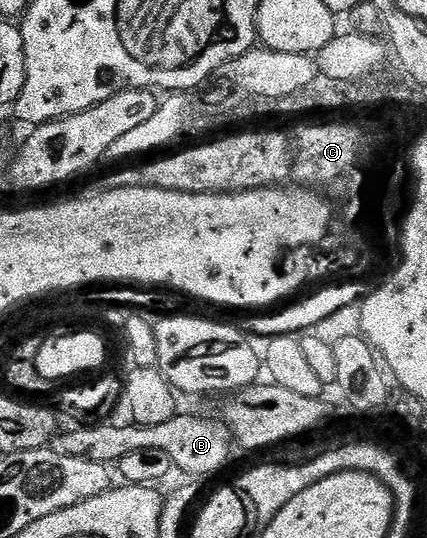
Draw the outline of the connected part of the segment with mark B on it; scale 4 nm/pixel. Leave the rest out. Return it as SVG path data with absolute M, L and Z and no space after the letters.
M178 413L173 419L162 425L127 425L128 427L123 427L120 423L112 423L113 421L104 421L99 425L80 425L77 426L78 429L73 435L65 437L62 447L70 455L86 457L90 461L98 461L109 465L119 464L120 459L126 457L126 453L134 453L134 449L166 449L170 453L173 464L179 470L181 467L186 474L190 475L188 477L212 475L215 471L220 471L227 465L228 458L232 455L232 439L234 443L232 428L219 418L216 419L199 419L196 415Z

